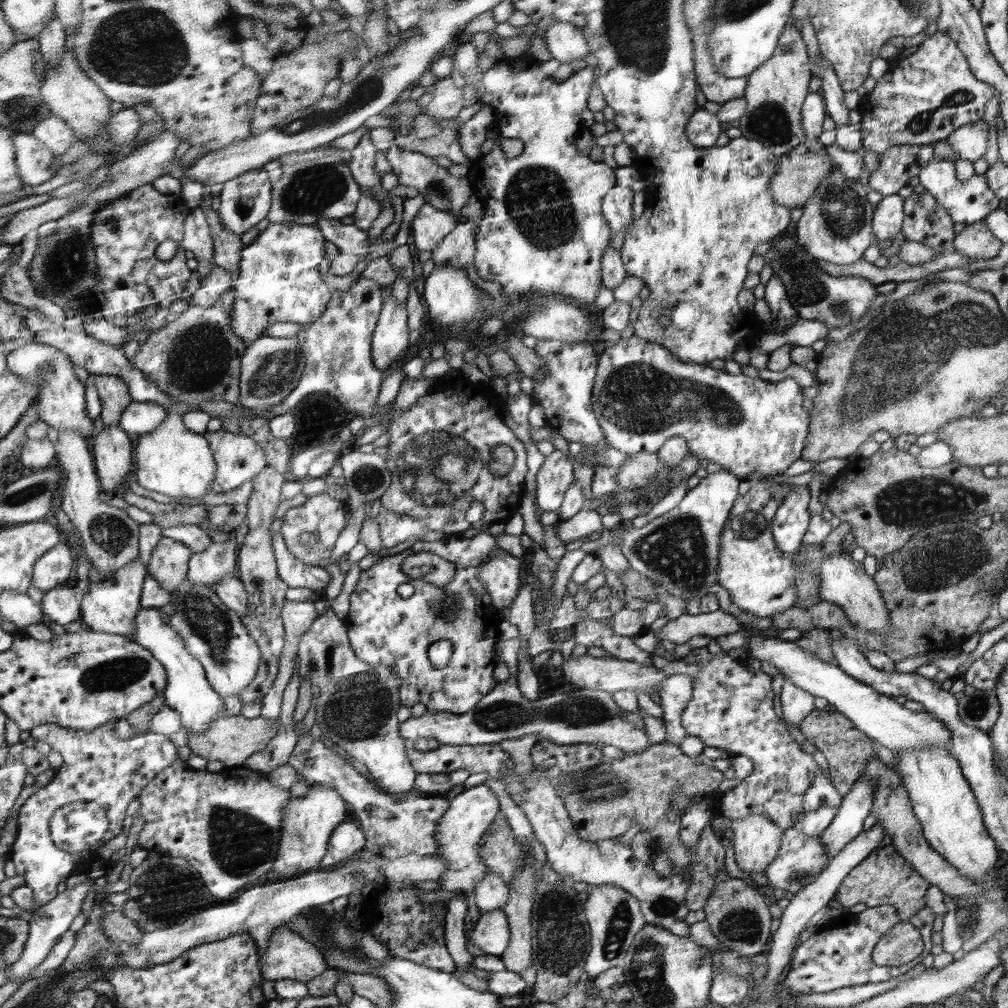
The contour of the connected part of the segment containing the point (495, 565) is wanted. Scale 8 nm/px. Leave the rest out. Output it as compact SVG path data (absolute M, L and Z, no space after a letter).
M498 548L491 558L478 570L478 579L492 595L492 602L497 608L507 606L516 596L522 586L520 576L522 561Z

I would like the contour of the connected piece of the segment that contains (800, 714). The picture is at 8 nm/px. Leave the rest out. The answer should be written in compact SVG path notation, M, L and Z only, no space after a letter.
M786 677L780 692L780 705L784 721L788 721L788 725L799 726L800 721L814 710L814 695Z

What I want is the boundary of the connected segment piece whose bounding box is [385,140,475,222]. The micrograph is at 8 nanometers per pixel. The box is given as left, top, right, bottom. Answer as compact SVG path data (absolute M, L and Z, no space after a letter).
M392 141L385 153L386 160L392 166L392 173L399 178L399 184L414 186L418 194L422 194L425 202L435 206L436 209L452 213L458 222L464 220L461 208L471 202L474 197L474 190L468 176L456 177L448 172L448 169L438 165L435 158L426 157L416 151L402 149L396 141Z

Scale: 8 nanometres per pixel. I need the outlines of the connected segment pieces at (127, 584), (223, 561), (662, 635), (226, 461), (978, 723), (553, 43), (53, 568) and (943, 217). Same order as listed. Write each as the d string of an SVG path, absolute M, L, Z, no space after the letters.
M141 558L105 575L101 582L89 585L88 591L79 596L80 617L86 628L110 634L120 634L134 641L134 620L142 608L143 582L147 578L147 566Z
M231 533L226 542L210 541L201 552L191 552L187 576L194 584L204 583L215 590L216 581L224 575L237 574L238 542Z
M722 609L708 614L682 614L672 622L666 622L658 636L662 640L670 640L674 644L684 644L693 636L726 636L740 632L740 621Z
M223 428L216 432L206 431L204 438L211 445L216 460L216 478L212 481L212 487L208 487L209 493L220 494L242 486L246 480L253 480L267 466L267 455L263 448L248 435L234 434L232 431Z
M976 689L972 695L964 695L963 698L958 699L958 702L958 715L968 726L985 730L988 733L998 720L1000 703L995 689Z
M556 22L540 32L553 58L561 63L583 60L590 53L590 46L580 28L570 22Z
M59 543L48 550L35 564L35 576L32 577L32 586L40 590L52 590L61 586L72 574L74 566L74 550L70 544Z
M924 189L914 190L904 199L903 211L901 237L930 246L934 252L954 250L955 222L934 195Z

